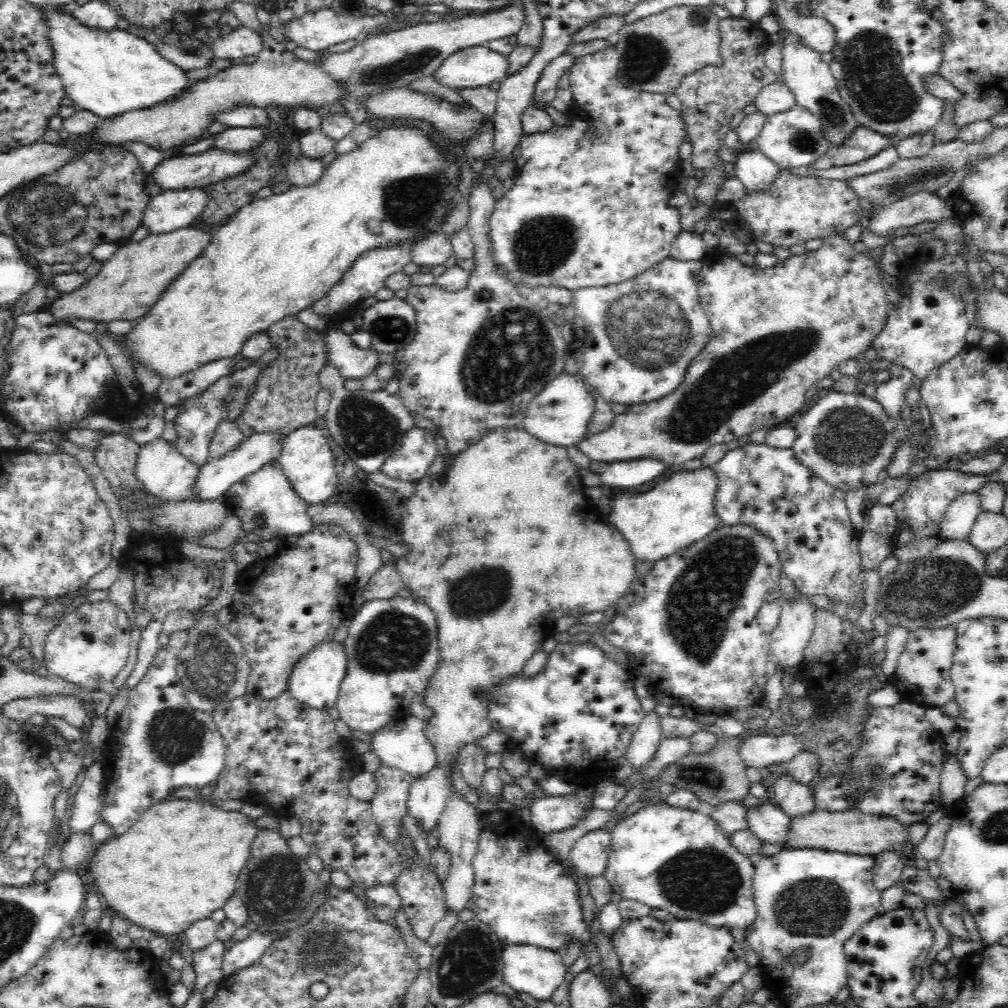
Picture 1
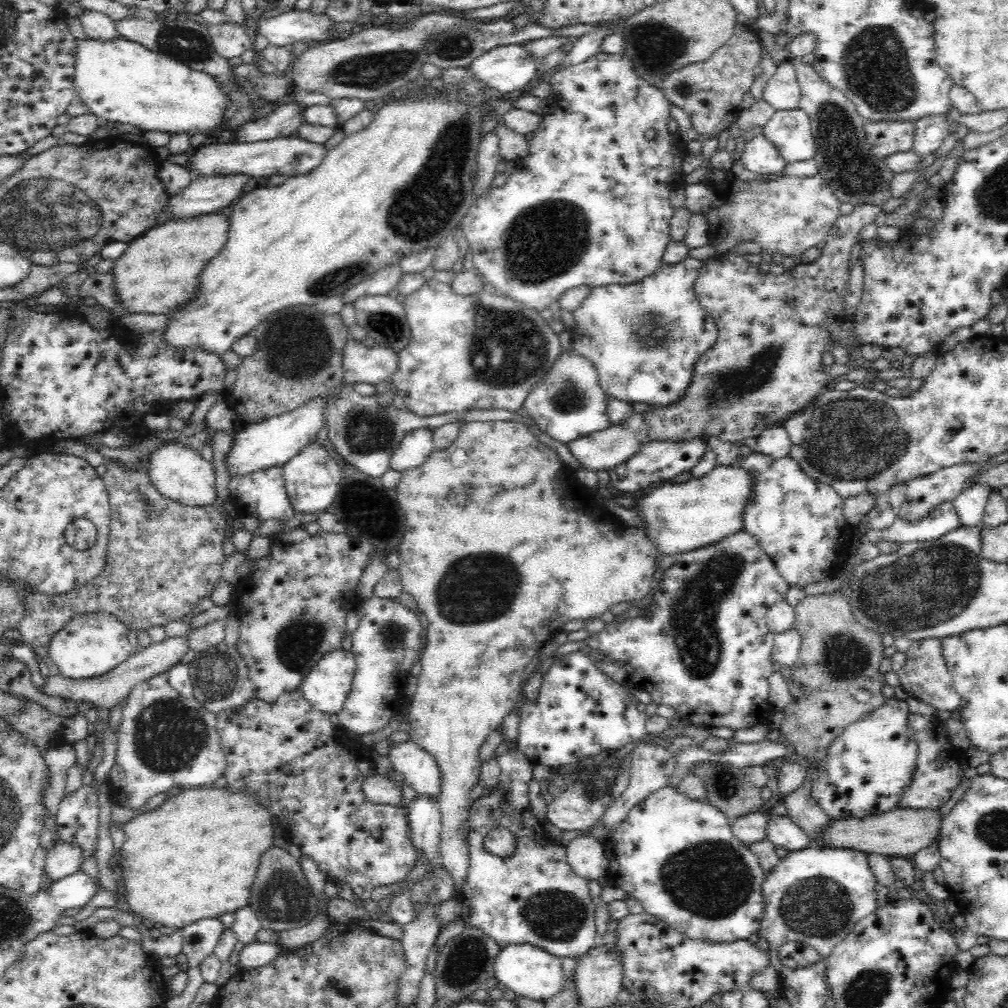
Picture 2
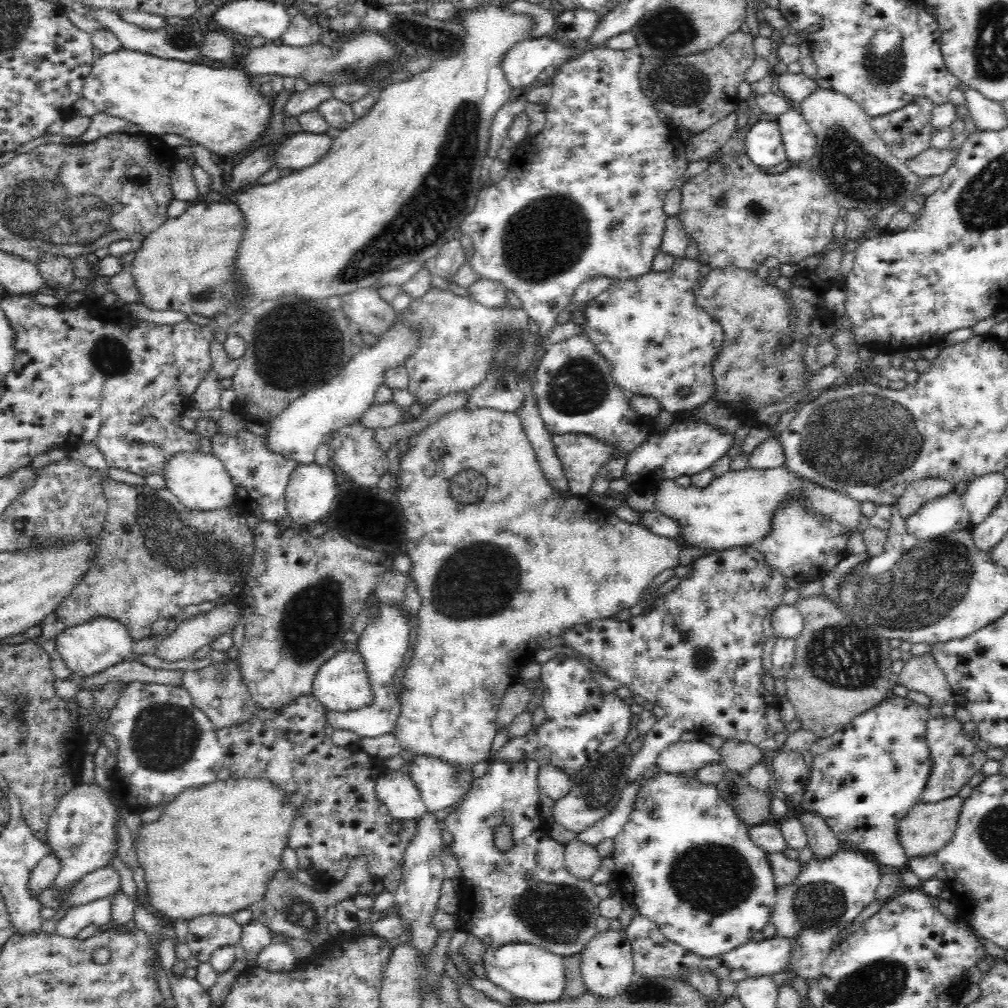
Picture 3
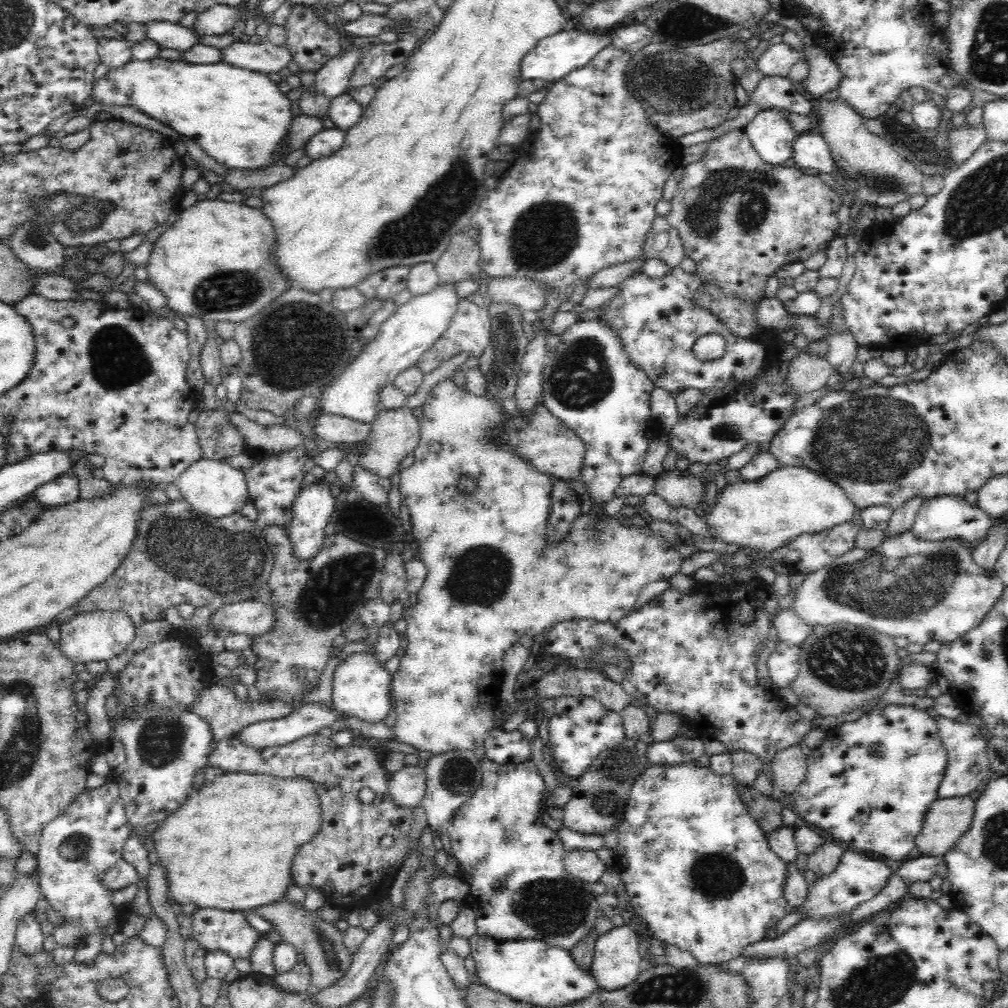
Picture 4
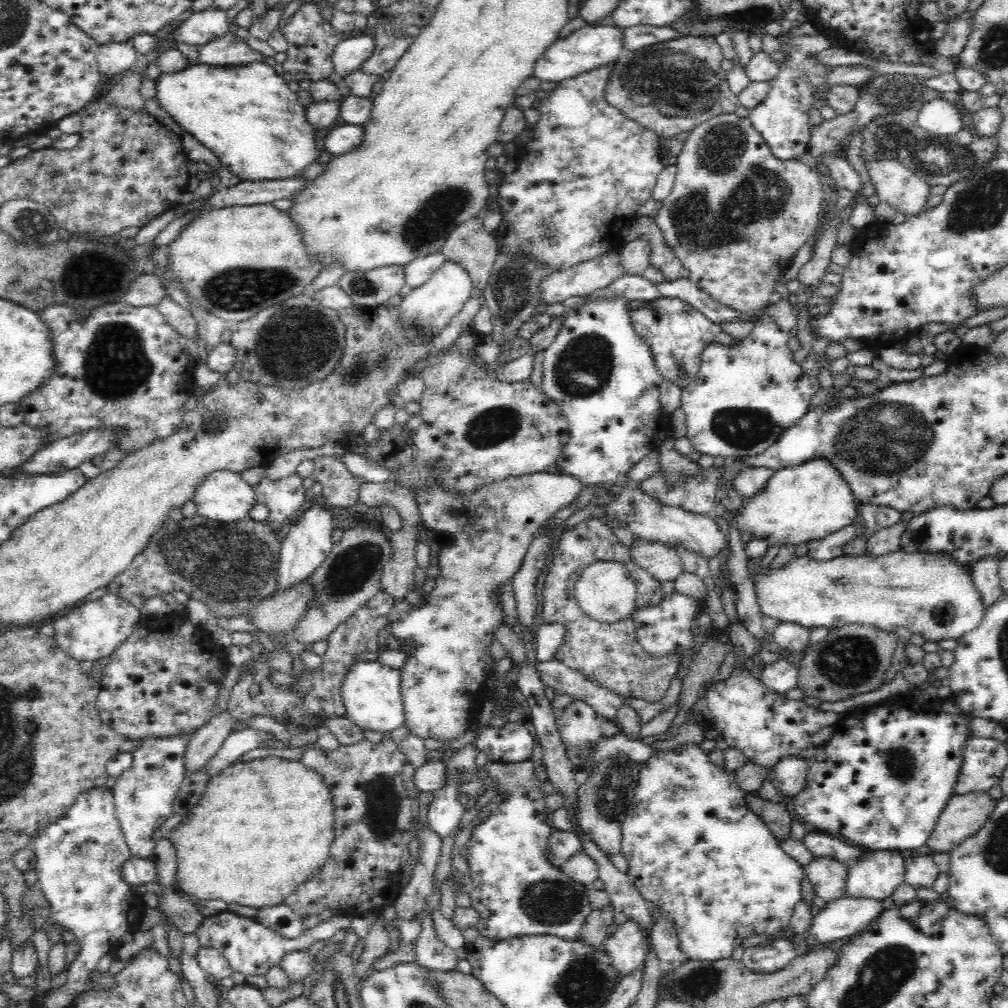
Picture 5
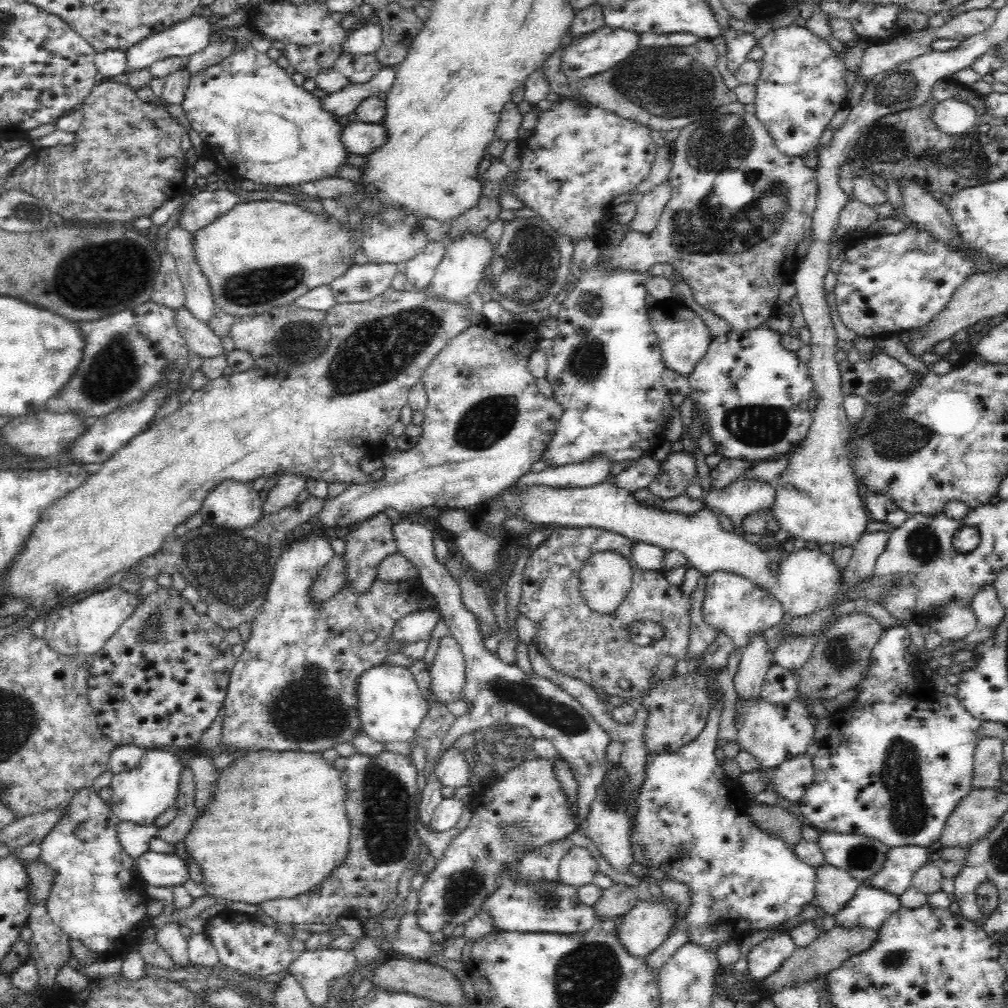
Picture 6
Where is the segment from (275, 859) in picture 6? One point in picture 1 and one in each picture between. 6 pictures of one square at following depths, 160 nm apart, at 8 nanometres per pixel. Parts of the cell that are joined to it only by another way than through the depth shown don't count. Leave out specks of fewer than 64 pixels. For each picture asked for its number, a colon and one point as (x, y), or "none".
1: (179, 862)
2: (208, 841)
3: (210, 852)
4: (229, 846)
5: (263, 827)

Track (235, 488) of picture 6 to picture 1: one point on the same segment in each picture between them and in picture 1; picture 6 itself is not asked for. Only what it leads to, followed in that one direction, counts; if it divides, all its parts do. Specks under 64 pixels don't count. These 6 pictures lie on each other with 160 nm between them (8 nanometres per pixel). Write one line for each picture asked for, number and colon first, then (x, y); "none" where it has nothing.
1: (166, 474)
2: (180, 473)
3: (199, 481)
4: (211, 487)
5: (223, 496)

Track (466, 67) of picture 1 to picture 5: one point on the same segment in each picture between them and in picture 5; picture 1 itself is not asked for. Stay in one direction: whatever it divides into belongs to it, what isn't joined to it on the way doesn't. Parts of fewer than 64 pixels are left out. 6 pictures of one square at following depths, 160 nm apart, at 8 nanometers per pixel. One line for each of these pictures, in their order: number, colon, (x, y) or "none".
2: (508, 68)
3: (521, 65)
4: (554, 56)
5: (589, 47)

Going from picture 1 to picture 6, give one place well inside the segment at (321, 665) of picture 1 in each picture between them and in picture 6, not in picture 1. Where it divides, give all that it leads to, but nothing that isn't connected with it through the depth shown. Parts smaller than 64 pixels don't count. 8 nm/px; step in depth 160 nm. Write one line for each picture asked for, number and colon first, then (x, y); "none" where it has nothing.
2: (325, 687)
3: (341, 684)
4: (360, 685)
5: (371, 692)
6: (391, 706)

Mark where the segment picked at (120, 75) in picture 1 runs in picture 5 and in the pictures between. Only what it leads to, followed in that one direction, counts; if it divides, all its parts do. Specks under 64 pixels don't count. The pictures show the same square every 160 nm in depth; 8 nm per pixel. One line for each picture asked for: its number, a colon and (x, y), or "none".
2: (120, 81)
3: (217, 109)
4: (240, 119)
5: (245, 114)

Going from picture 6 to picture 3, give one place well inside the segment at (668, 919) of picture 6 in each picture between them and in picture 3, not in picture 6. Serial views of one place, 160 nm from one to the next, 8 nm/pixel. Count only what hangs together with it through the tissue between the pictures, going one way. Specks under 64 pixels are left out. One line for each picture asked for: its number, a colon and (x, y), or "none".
3: (606, 964)
4: (616, 961)
5: (626, 947)

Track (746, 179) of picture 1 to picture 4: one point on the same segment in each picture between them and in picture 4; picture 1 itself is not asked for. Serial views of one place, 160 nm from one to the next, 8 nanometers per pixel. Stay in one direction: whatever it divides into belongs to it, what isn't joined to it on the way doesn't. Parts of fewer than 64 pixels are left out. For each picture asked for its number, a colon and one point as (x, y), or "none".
2: (760, 157)
3: (764, 147)
4: (773, 137)

